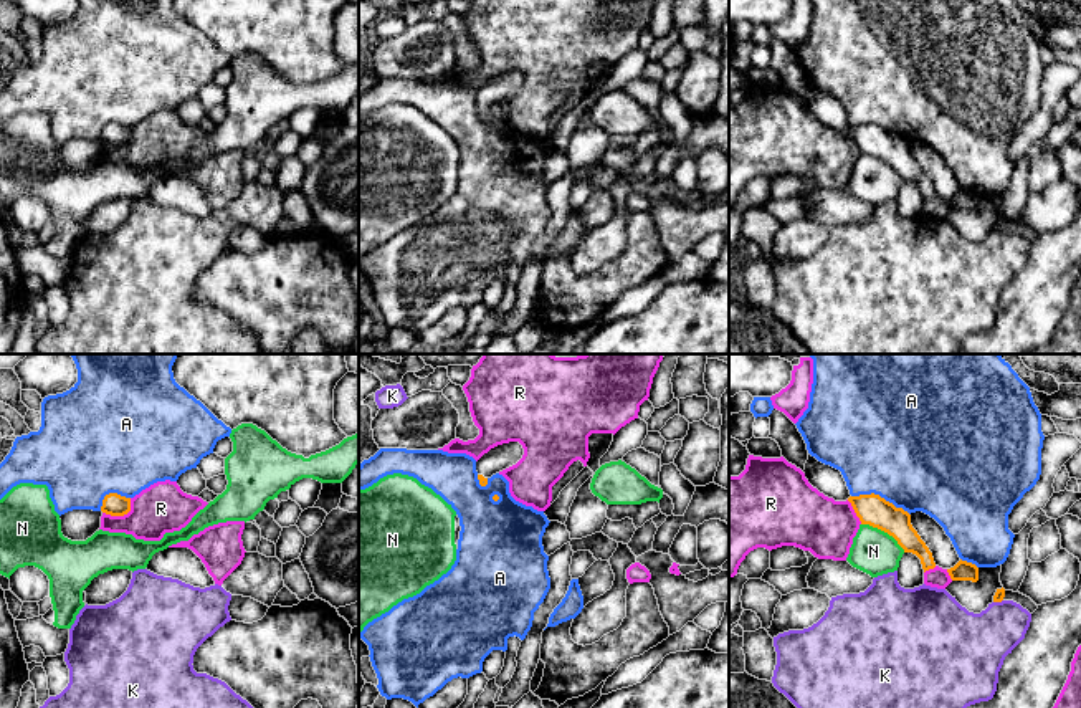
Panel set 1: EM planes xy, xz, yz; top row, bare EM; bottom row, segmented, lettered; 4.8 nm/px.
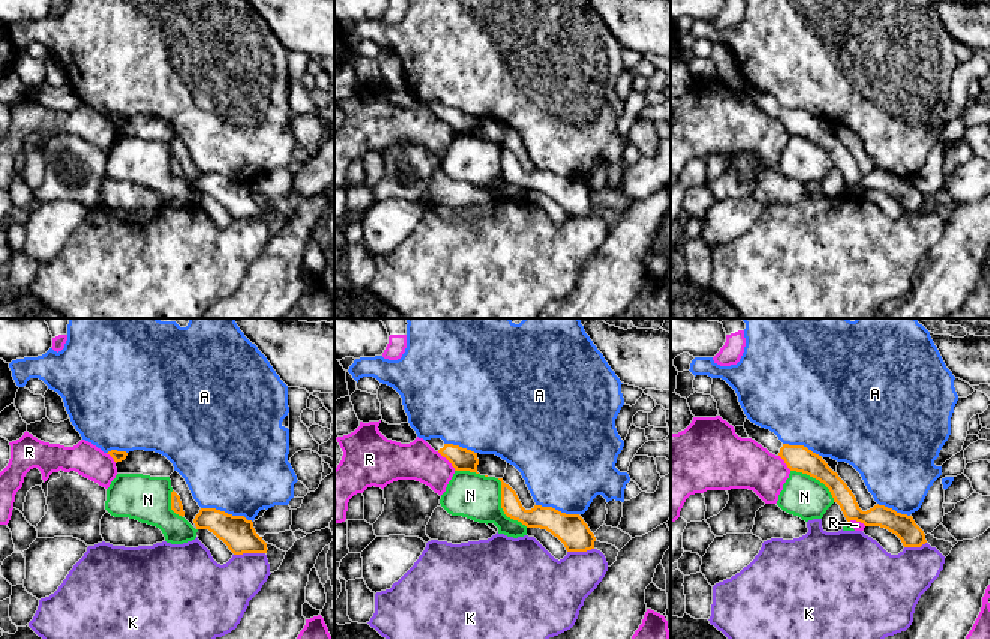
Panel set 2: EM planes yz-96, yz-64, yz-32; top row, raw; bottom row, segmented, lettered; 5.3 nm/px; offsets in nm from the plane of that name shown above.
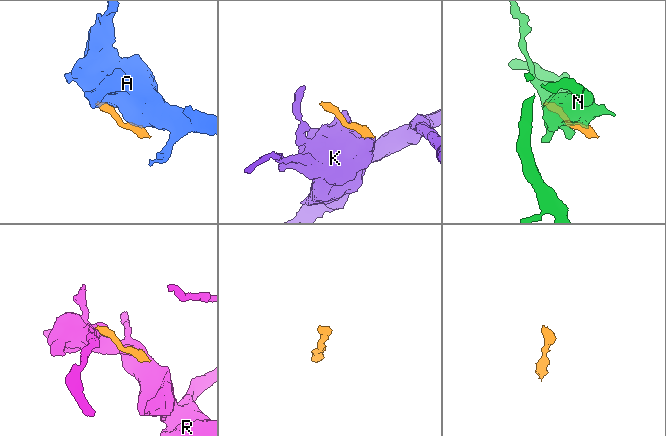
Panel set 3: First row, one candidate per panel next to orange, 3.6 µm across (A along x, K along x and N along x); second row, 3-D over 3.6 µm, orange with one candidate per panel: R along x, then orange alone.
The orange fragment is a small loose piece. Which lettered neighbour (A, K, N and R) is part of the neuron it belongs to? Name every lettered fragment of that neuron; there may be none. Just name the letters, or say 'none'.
none

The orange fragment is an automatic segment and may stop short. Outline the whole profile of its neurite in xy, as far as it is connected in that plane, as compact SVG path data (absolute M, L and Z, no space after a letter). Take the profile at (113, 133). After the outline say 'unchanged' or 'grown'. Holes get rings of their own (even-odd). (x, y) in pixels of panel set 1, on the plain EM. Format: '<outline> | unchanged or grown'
M109 122L102 129L101 141L111 146L124 146L131 141L131 127Z | unchanged

